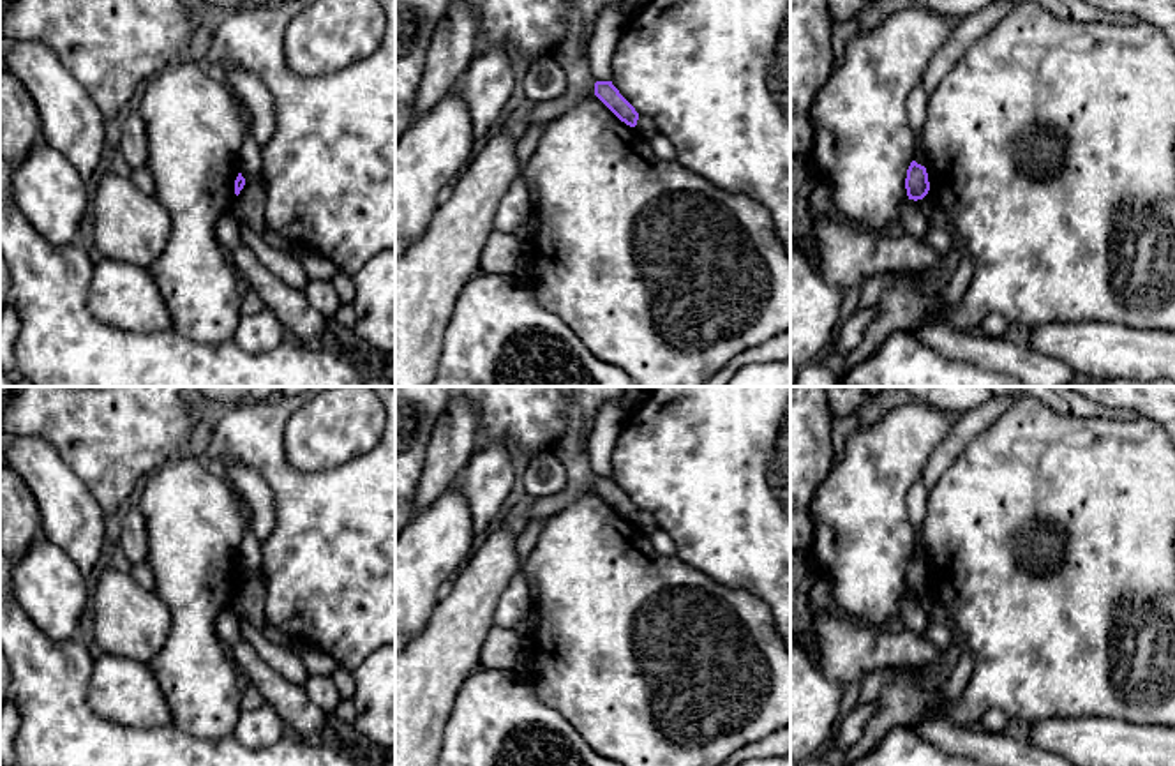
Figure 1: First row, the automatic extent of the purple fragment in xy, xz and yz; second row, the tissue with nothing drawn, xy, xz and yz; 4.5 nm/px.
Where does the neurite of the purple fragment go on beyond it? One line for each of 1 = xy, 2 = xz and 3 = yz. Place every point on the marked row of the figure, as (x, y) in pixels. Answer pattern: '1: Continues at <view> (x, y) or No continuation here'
1: No continuation here
2: No continuation here
3: No continuation here

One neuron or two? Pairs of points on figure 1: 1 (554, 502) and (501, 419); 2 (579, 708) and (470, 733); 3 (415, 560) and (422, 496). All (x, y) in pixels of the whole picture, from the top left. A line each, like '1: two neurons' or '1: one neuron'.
1: two neurons
2: two neurons
3: two neurons

